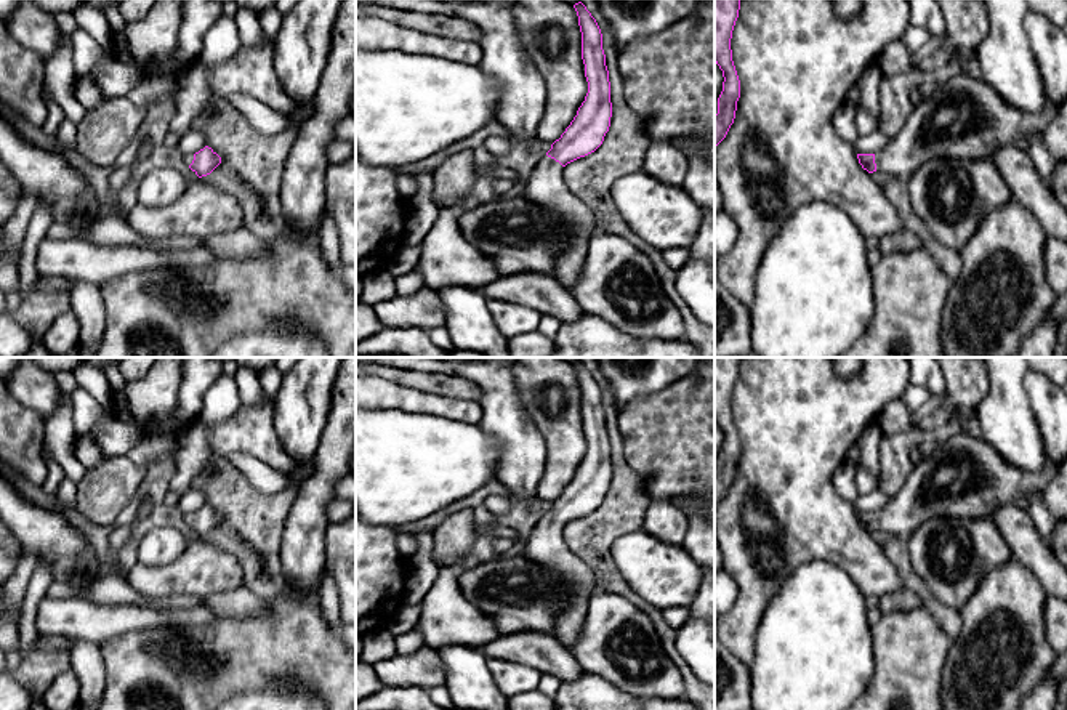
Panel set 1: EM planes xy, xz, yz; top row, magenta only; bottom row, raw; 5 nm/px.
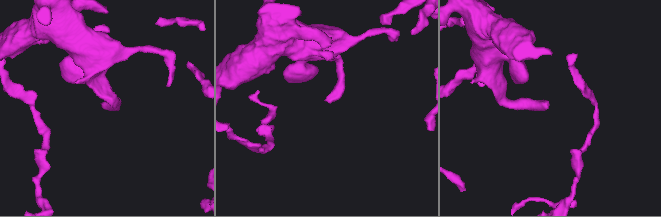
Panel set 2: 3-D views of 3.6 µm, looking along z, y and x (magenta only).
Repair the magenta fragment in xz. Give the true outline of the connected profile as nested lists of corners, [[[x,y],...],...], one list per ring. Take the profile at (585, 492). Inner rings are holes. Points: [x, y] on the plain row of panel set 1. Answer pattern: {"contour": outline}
{"contour": [[[578,361],[574,364],[582,391],[582,418],[588,452],[577,474],[551,503],[546,516],[537,524],[525,542],[522,555],[554,572],[561,582],[561,604],[556,612],[554,636],[572,651],[578,643],[588,614],[588,599],[596,591],[594,572],[566,543],[564,526],[594,511],[610,486],[610,441],[602,409],[602,393]]]}

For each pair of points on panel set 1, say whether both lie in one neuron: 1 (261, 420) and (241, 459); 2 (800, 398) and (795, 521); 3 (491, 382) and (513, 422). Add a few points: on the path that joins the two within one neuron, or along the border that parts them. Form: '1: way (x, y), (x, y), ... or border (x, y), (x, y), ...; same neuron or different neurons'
1: border (225, 454), (249, 452), (277, 471); different neurons
2: way (795, 428), (795, 491); same neuron
3: way (499, 391), (503, 412); same neuron

